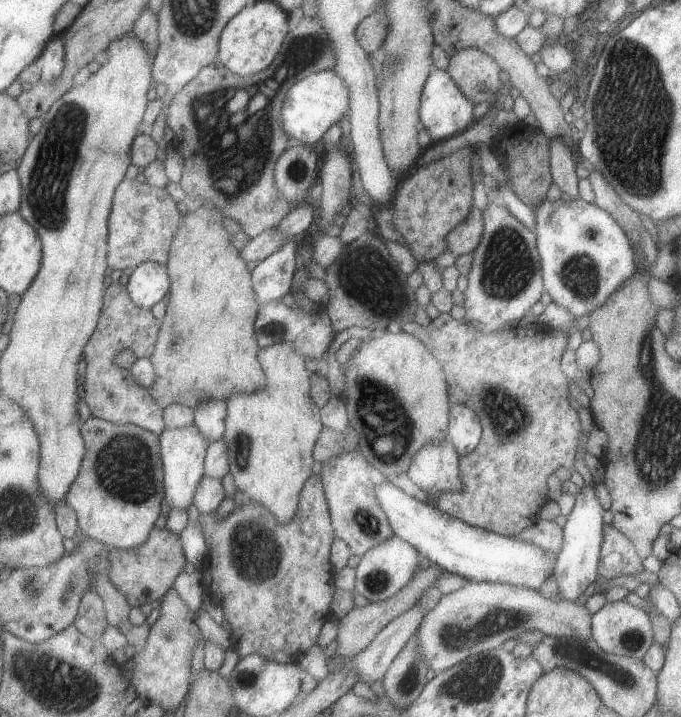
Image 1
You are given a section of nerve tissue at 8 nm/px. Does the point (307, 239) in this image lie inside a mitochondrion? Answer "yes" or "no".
no

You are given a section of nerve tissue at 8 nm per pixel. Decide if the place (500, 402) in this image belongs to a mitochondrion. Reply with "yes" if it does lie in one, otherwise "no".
yes

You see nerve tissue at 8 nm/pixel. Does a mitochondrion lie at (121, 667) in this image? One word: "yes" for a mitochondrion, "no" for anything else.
no

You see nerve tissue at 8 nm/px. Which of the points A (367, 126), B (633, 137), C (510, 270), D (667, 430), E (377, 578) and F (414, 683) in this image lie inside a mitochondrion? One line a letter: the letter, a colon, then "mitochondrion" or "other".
A: other
B: mitochondrion
C: mitochondrion
D: mitochondrion
E: mitochondrion
F: mitochondrion

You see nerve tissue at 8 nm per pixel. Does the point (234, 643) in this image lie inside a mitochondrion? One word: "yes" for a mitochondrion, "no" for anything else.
no

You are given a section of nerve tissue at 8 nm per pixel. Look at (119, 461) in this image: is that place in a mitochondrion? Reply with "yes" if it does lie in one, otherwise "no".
yes

